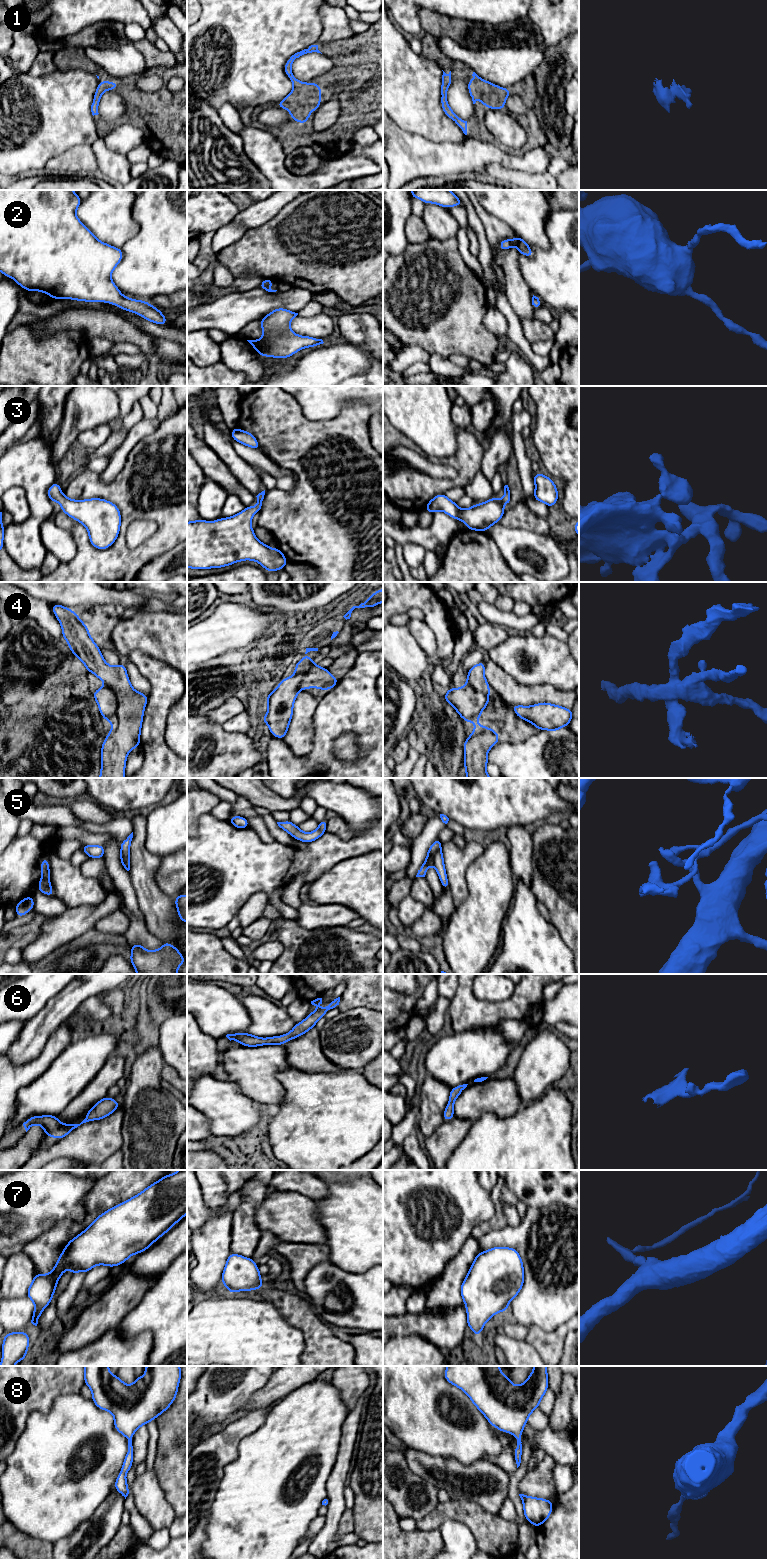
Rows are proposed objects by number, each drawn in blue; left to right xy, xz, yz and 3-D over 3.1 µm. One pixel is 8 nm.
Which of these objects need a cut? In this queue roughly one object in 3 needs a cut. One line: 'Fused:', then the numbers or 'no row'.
Fused: 5

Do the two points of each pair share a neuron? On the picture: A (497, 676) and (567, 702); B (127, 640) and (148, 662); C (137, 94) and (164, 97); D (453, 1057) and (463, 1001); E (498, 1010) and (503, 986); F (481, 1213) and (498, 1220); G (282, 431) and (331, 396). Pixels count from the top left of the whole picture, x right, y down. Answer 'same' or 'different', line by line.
A: same
B: different
C: same
D: different
E: different
F: different
G: different

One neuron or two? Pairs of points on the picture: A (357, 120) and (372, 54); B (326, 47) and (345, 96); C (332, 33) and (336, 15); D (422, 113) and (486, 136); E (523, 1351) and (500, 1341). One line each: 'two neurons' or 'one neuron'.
A: one neuron
B: one neuron
C: one neuron
D: two neurons
E: one neuron

